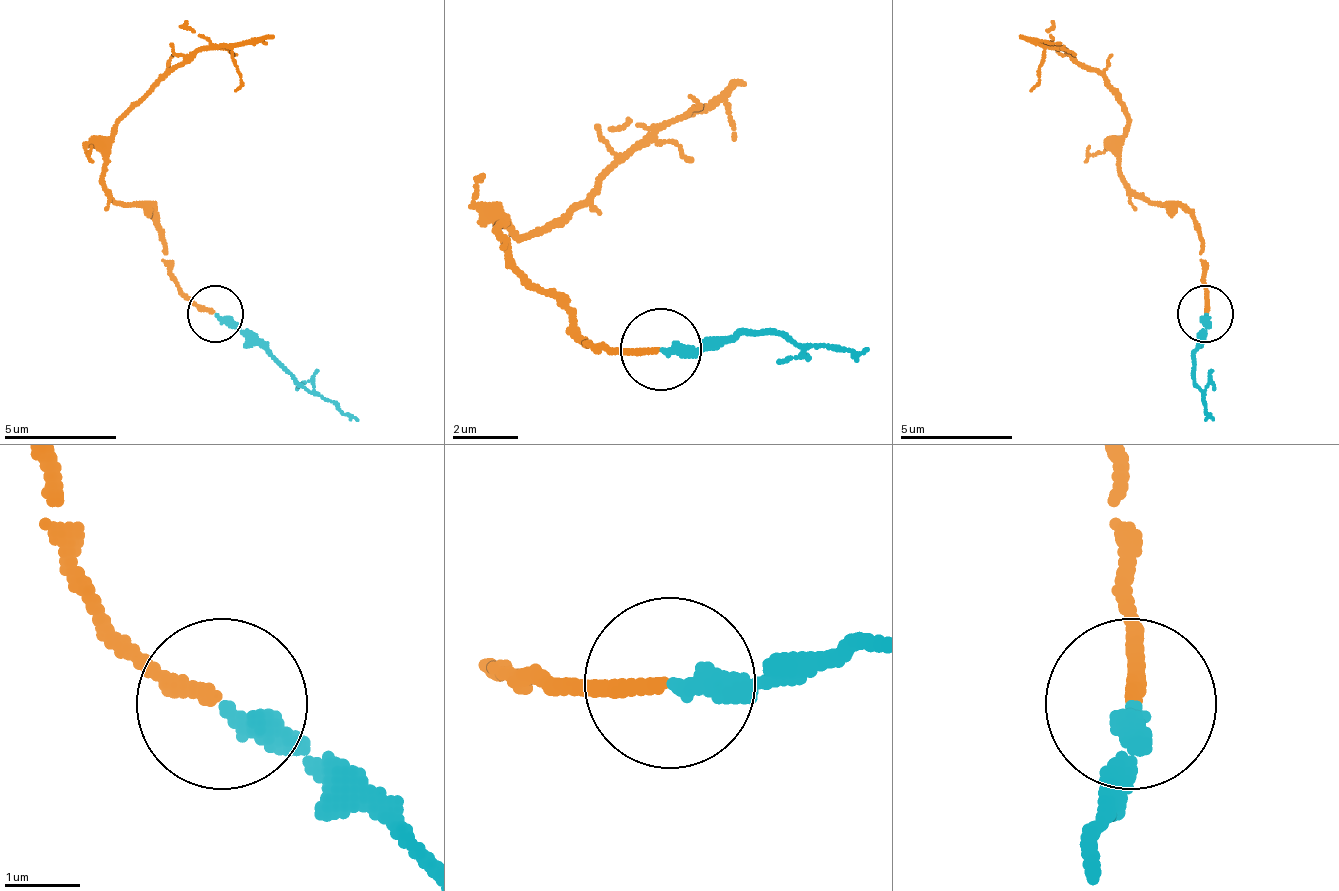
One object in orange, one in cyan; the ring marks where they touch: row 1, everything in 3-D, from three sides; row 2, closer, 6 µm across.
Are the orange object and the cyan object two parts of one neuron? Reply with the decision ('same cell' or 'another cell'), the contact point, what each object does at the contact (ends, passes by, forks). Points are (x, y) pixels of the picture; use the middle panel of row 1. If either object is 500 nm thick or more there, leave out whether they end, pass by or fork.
same cell; place (660, 349); orange ends; cyan ends

